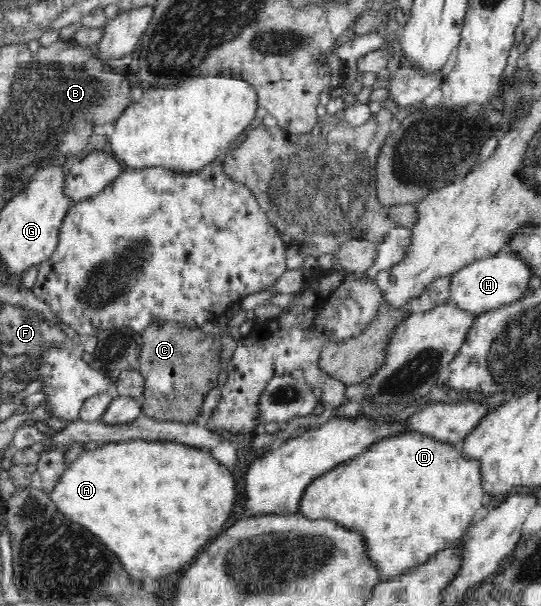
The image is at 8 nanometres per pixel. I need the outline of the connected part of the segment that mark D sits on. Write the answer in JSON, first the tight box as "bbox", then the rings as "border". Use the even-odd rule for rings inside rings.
{"bbox":[300,431,484,582],"border":[[[412,431],[406,434],[392,436],[390,439],[382,440],[382,442],[372,444],[367,451],[364,451],[360,456],[352,458],[338,464],[334,470],[326,472],[320,476],[319,479],[314,480],[310,486],[304,492],[303,500],[301,503],[300,512],[303,516],[310,518],[311,520],[320,520],[320,518],[326,518],[346,526],[347,528],[355,529],[356,532],[360,532],[365,535],[370,548],[371,558],[376,567],[379,568],[381,573],[381,582],[392,580],[392,577],[400,576],[407,568],[422,564],[424,561],[428,561],[436,554],[444,549],[448,544],[448,541],[461,539],[466,530],[470,528],[474,515],[480,508],[482,508],[482,496],[484,496],[484,487],[482,484],[482,460],[476,459],[476,457],[468,457],[464,455],[462,448],[456,443],[450,443],[443,441],[435,436],[428,436],[423,432]]]}

